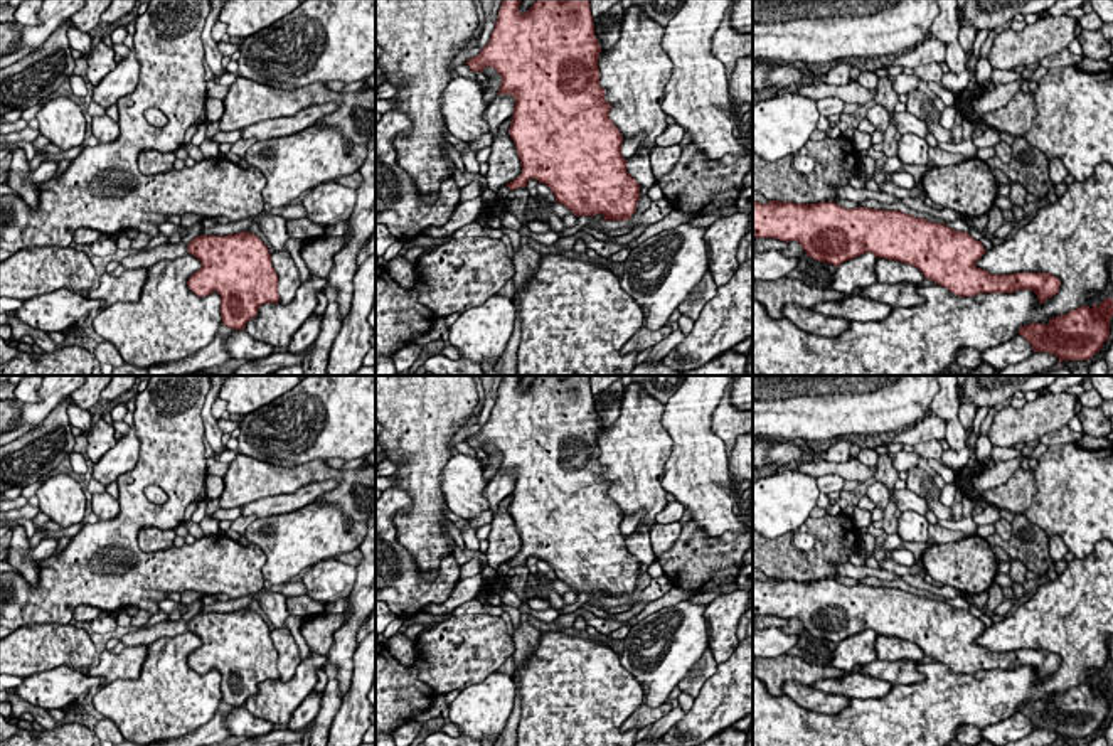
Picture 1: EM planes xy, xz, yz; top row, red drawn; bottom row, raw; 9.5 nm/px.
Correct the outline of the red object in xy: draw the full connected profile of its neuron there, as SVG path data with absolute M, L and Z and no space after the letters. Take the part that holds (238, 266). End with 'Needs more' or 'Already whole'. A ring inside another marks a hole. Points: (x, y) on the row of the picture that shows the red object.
M251 232L197 236L187 246L202 268L187 285L197 296L221 295L222 323L244 330L263 303L278 303L278 274L266 244Z. Already whole

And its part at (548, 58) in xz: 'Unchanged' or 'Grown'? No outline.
Unchanged

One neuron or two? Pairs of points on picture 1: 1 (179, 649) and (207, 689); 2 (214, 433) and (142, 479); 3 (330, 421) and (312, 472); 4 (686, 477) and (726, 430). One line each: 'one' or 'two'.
1: one
2: two
3: two
4: two

